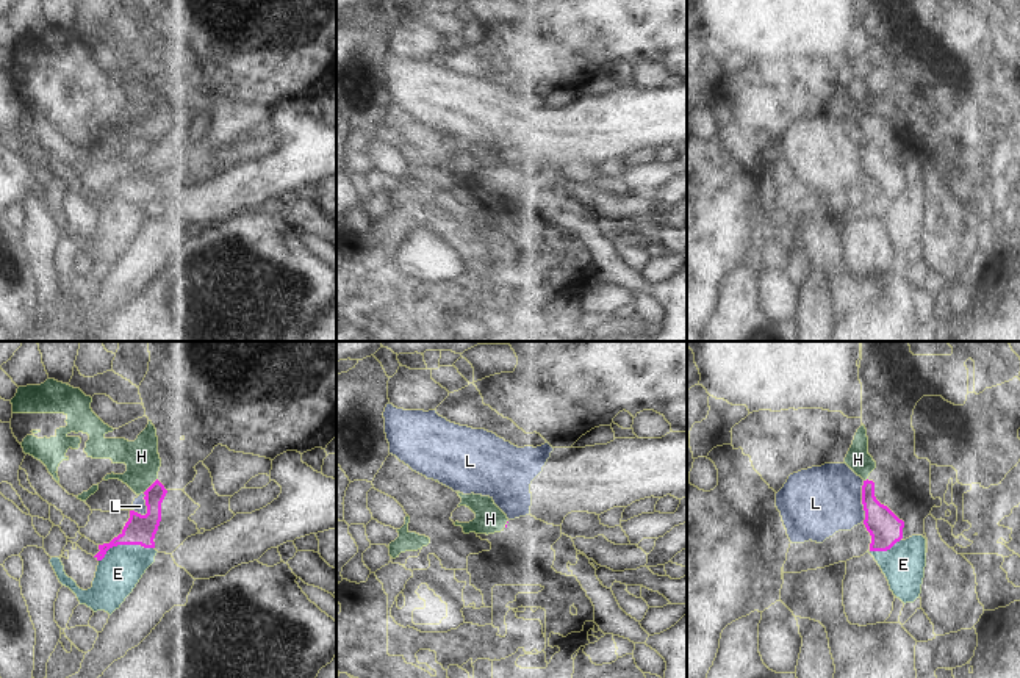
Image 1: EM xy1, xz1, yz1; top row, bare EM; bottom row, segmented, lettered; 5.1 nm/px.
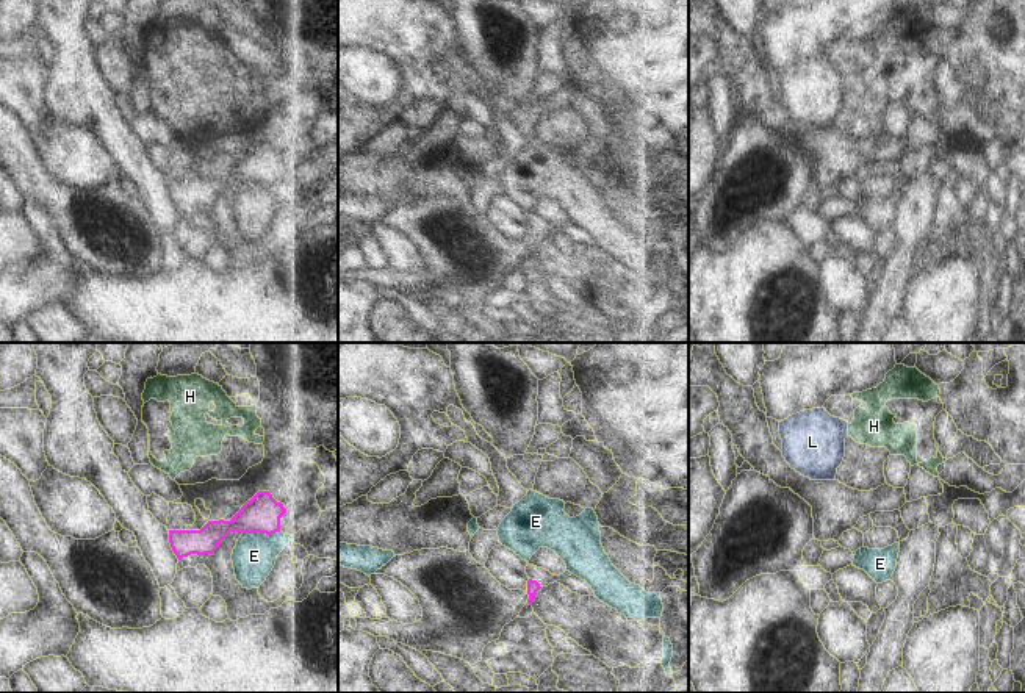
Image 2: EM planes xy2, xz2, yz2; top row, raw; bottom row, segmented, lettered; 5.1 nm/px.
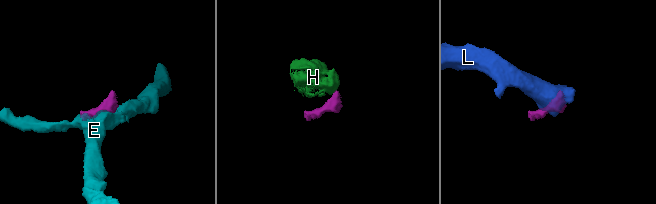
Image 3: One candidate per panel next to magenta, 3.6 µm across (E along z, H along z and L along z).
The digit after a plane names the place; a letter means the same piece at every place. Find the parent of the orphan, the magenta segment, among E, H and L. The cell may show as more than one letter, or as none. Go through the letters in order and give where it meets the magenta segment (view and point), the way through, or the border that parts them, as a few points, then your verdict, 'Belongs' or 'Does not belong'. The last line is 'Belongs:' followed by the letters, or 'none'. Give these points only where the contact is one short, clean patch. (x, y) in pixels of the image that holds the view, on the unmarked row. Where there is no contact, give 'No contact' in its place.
E: Touches magenta at xy1 (125, 193). Boundary: xy1 (154, 196), (113, 194), (99, 210). Does not belong
H: Touches magenta at xy1 (150, 135). Boundary: xy1 (157, 127), (143, 141). Does not belong
L: Touches magenta at yz1 (862, 151). Boundary: yz1 (864, 130), (862, 171). Does not belong
Belongs: none

